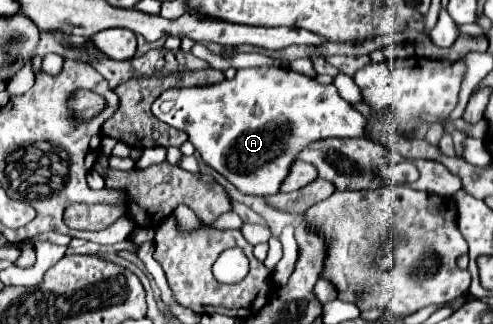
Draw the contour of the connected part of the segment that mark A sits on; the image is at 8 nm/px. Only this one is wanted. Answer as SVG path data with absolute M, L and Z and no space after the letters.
M241 68L233 80L223 80L207 86L169 88L153 104L153 116L173 128L185 130L189 142L201 154L203 162L225 176L239 192L269 196L281 190L283 180L289 176L297 154L311 142L321 138L355 138L363 136L365 116L345 102L333 84L319 84L315 78L303 76L289 68Z

